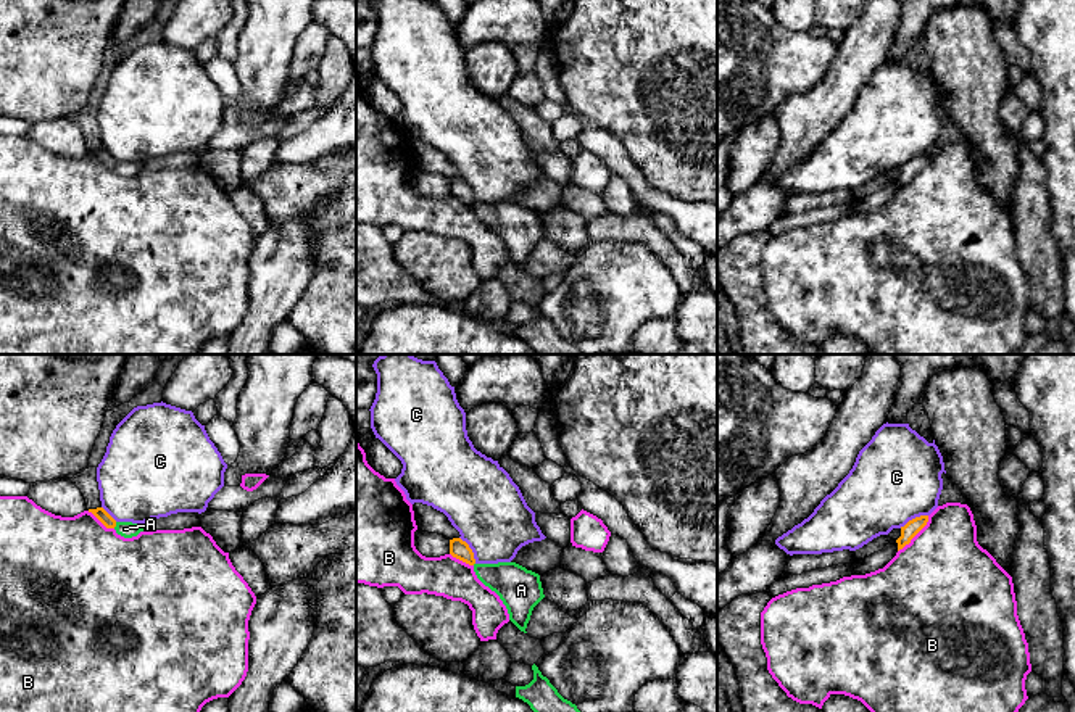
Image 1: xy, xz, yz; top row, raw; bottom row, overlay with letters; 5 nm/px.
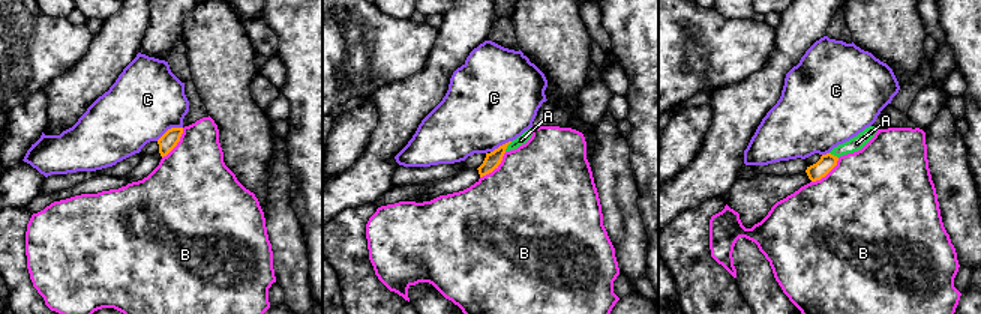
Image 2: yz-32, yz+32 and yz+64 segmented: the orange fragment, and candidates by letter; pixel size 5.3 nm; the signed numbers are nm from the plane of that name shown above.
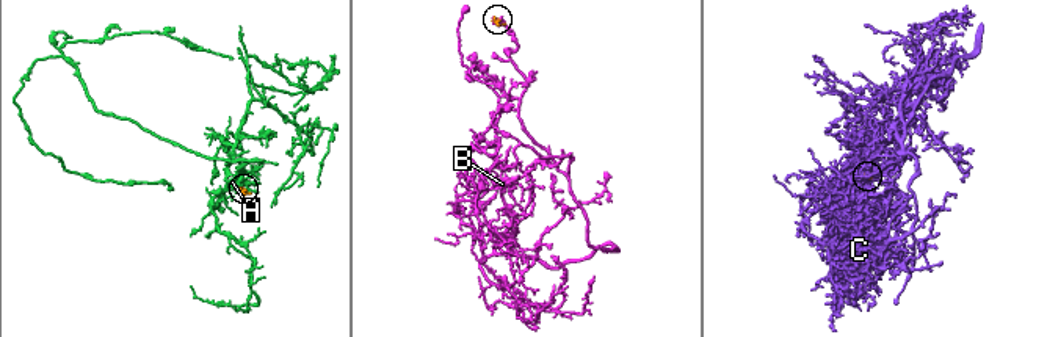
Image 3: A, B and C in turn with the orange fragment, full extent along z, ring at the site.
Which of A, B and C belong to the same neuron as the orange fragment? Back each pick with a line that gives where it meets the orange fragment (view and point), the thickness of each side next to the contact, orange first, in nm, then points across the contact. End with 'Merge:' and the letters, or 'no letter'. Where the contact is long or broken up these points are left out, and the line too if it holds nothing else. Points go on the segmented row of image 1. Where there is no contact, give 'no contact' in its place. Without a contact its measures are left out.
Merge: no letter

